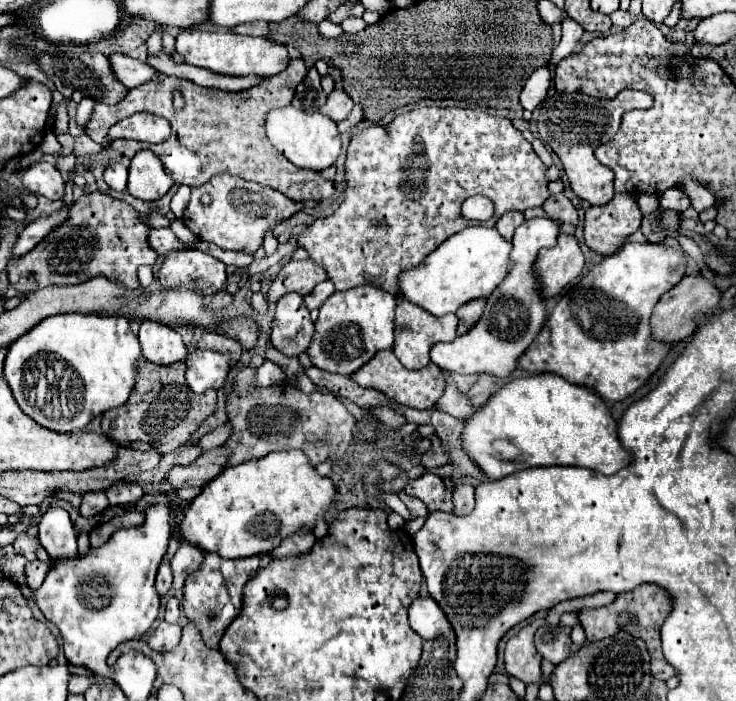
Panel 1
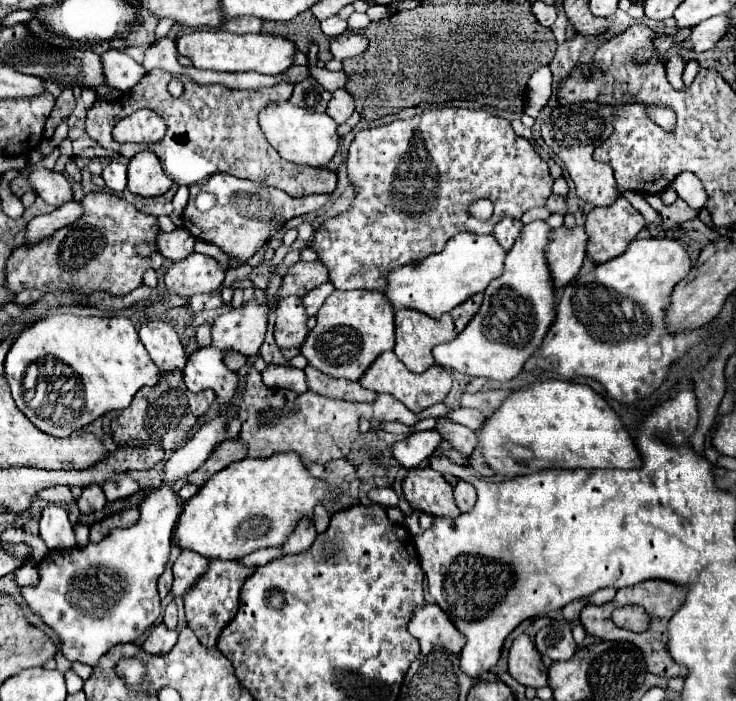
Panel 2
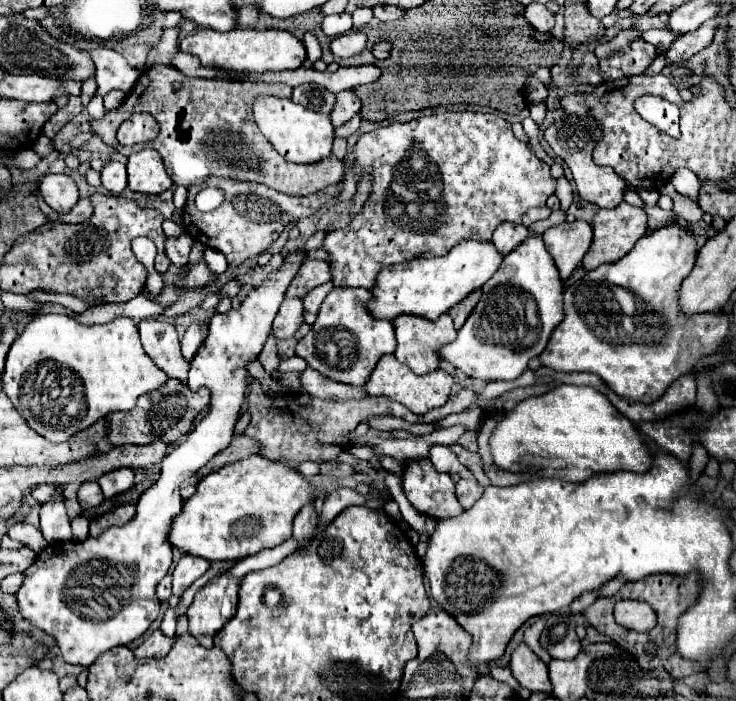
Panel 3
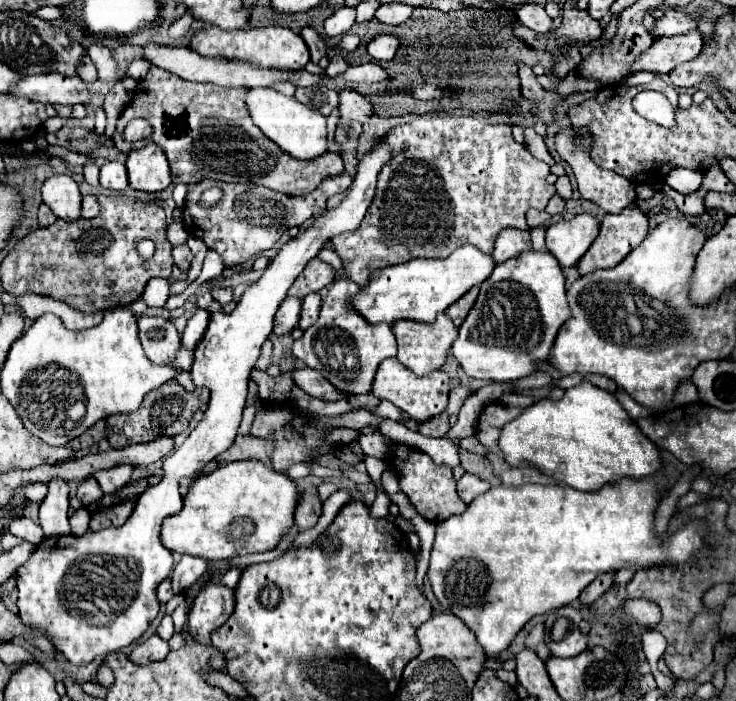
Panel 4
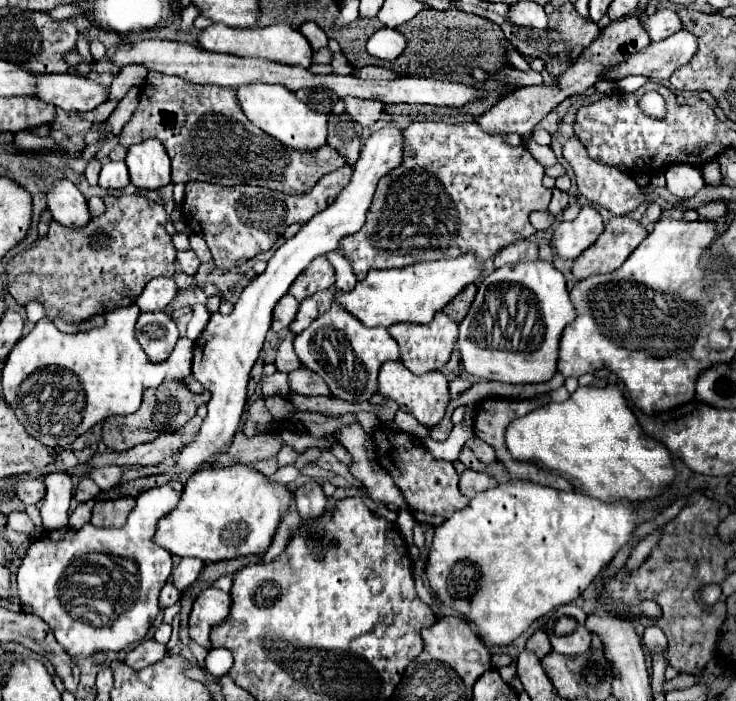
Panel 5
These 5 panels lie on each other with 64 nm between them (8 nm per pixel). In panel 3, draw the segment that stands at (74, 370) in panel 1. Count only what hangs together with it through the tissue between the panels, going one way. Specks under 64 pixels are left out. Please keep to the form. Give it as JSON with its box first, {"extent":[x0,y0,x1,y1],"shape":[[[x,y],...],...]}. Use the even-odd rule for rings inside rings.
{"extent":[2,314,168,444],"shape":[[[66,314],[36,316],[14,340],[2,372],[4,392],[12,400],[18,414],[34,432],[54,444],[66,442],[110,412],[132,410],[142,394],[160,388],[166,380],[168,376],[142,350],[134,320],[126,316],[118,316],[100,326],[82,326]]]}

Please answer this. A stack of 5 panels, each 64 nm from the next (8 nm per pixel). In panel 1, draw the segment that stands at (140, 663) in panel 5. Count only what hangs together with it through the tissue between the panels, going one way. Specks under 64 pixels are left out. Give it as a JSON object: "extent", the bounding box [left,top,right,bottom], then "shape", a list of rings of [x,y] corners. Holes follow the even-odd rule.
{"extent":[148,622,182,652],"shape":[[[160,622],[156,626],[156,630],[150,634],[148,638],[148,646],[152,650],[160,650],[160,652],[168,652],[172,650],[178,642],[180,642],[180,634],[182,634],[182,628],[178,624],[168,624],[168,622]]]}

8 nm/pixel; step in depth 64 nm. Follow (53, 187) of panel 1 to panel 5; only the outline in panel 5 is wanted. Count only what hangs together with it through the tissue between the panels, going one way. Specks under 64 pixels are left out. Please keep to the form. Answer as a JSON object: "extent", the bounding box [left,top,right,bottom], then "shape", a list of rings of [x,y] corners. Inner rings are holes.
{"extent":[48,180,92,228],"shape":[[[70,180],[54,182],[54,188],[48,194],[48,210],[52,212],[52,218],[66,228],[82,228],[92,220],[86,198]]]}

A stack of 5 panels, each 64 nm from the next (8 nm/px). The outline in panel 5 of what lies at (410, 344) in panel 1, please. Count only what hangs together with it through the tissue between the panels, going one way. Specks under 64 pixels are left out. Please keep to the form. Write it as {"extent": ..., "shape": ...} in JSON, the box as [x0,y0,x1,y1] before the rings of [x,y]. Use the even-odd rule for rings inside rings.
{"extent":[388,312,458,374],"shape":[[[438,312],[434,316],[434,320],[426,326],[392,324],[388,328],[388,332],[398,342],[400,354],[402,354],[400,360],[406,364],[406,368],[410,368],[414,374],[426,374],[426,372],[432,372],[432,370],[440,370],[450,360],[450,354],[454,350],[454,342],[458,338],[458,324],[454,320],[450,320],[446,314]]]}

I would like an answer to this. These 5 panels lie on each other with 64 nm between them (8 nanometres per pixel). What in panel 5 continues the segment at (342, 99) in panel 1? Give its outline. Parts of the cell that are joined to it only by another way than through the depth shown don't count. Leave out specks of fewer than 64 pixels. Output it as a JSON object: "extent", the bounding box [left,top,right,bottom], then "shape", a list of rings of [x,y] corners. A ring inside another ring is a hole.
{"extent":[344,96,384,126],"shape":[[[348,96],[344,100],[346,100],[346,114],[362,126],[372,126],[382,116],[384,104],[380,104],[376,100],[360,100],[360,98],[352,98],[352,96]]]}

